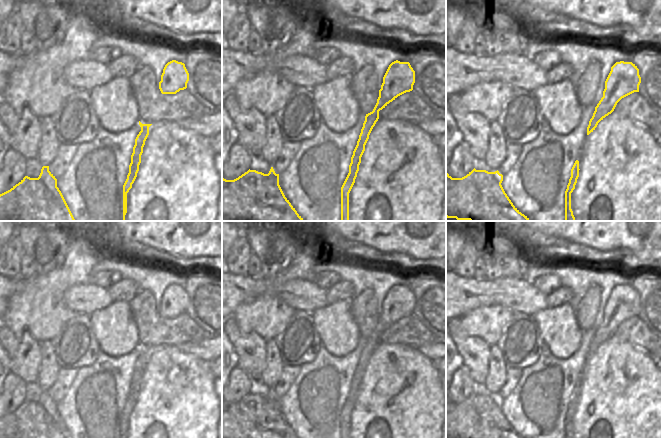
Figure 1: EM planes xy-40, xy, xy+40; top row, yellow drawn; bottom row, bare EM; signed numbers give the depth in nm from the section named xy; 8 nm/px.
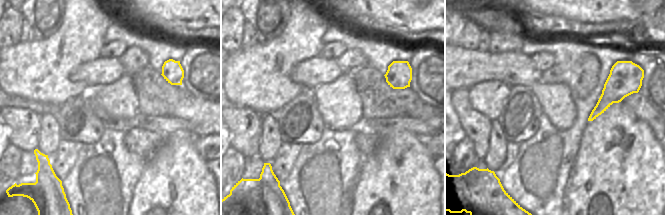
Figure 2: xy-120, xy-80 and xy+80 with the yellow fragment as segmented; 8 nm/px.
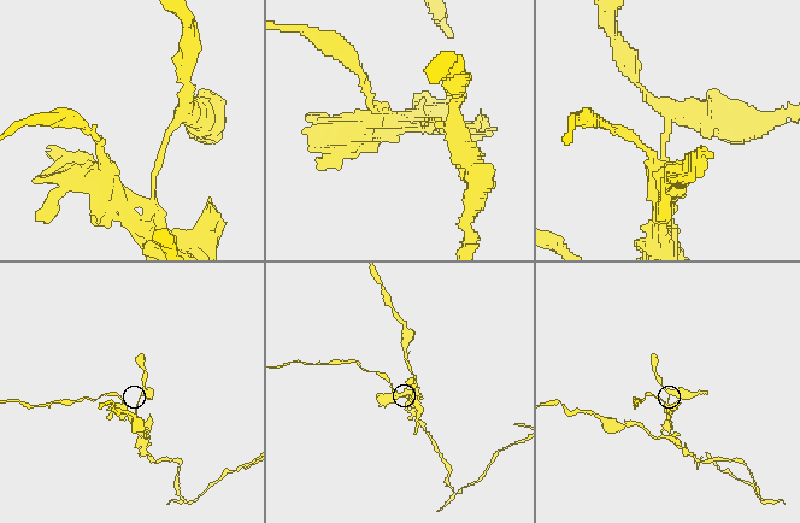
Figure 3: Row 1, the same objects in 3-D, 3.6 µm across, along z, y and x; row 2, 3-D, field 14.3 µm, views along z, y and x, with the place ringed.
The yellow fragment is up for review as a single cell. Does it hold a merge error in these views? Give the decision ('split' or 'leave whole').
split

